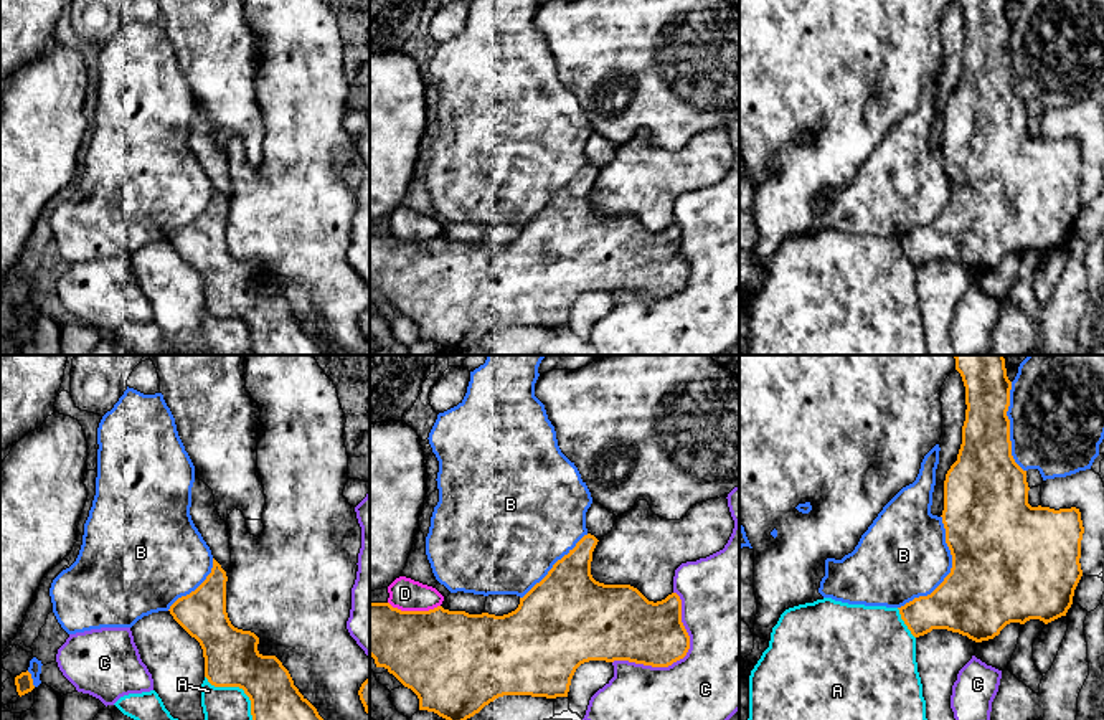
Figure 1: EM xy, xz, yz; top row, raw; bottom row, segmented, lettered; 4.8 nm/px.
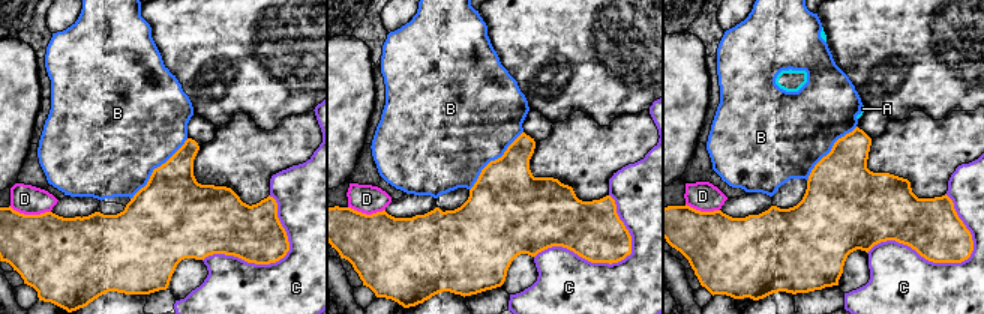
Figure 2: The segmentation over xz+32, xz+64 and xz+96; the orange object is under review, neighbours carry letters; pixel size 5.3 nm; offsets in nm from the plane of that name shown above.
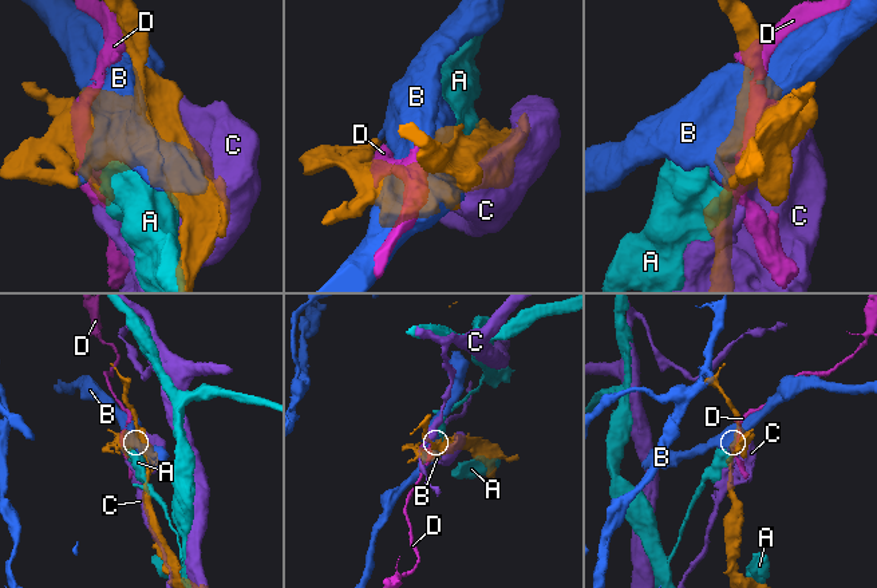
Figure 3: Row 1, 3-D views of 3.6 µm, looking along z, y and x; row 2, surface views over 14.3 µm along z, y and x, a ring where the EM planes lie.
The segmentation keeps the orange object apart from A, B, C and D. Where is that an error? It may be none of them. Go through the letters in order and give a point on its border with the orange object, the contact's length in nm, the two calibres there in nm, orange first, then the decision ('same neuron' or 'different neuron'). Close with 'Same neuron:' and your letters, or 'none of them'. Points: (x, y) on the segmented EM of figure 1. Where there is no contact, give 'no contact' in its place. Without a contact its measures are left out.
A: xy (238, 686) | 320 nm | 280/160 nm | different neuron
B: yz (951, 570) | 500 nm | 500/440 nm | different neuron
C: xz (680, 658) | 460 nm | 320/440 nm | different neuron
D: xz (415, 611) | 260 nm | 440/160 nm | different neuron
Same neuron: none of them

